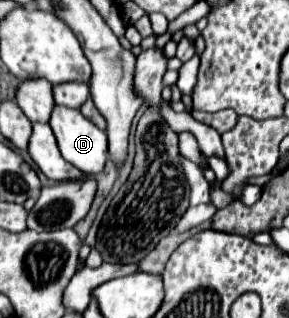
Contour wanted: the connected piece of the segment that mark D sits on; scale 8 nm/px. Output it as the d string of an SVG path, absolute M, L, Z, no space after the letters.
M54 107L50 127L56 135L60 153L68 163L72 163L86 175L96 175L98 171L102 171L102 167L106 165L106 155L108 155L108 141L106 141L106 133L102 129L98 129L94 123L90 123L80 111L68 109L68 107Z

